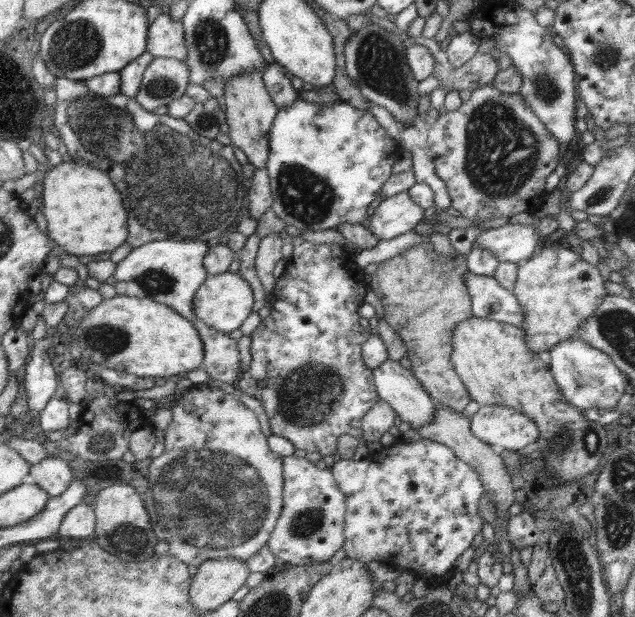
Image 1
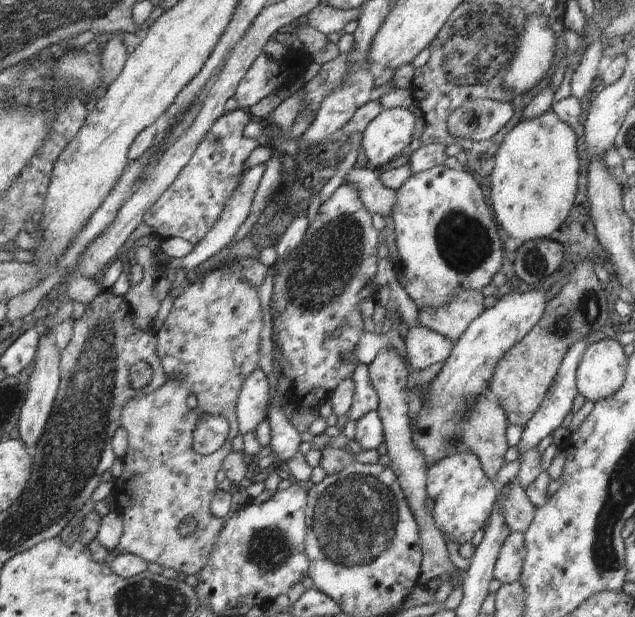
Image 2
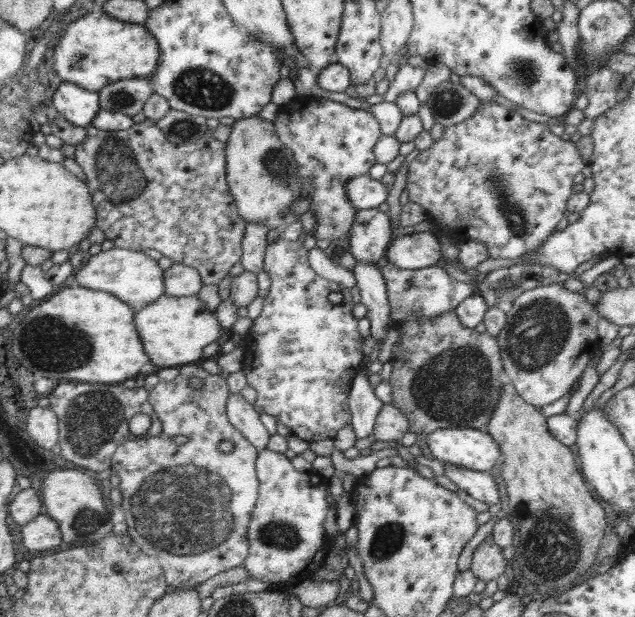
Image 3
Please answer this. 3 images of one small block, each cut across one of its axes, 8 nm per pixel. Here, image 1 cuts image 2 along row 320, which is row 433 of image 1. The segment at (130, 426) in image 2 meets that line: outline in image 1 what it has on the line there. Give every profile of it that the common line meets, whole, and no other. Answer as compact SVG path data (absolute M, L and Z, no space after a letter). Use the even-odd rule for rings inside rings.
M208 383L187 385L187 389L169 407L174 420L164 430L164 450L160 456L152 458L146 492L139 494L145 502L156 538L168 542L169 553L193 569L205 560L237 558L247 561L267 544L280 516L283 507L283 457L269 449L267 436L261 431L253 410L244 406L237 394L226 394ZM189 404L194 404L193 412L184 409Z

